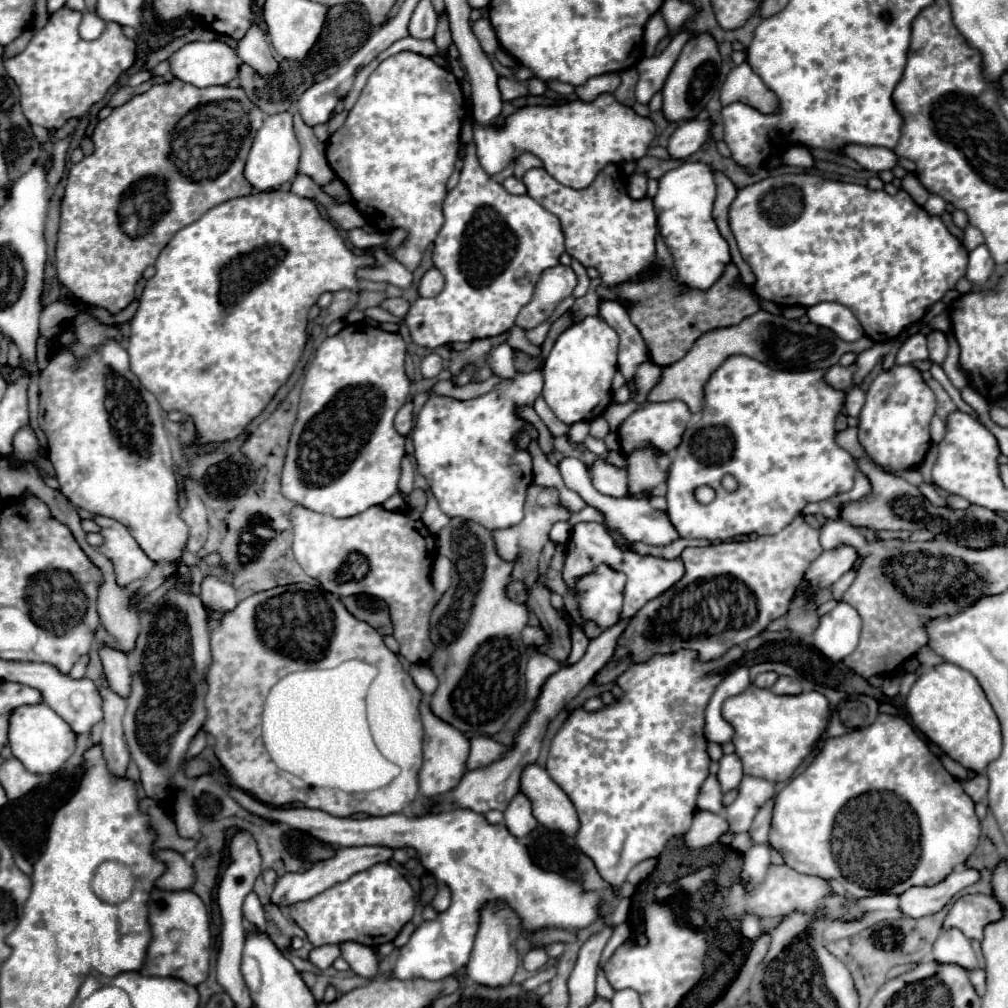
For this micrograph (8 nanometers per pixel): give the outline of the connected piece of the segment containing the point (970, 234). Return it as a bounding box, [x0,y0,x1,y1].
[963,225,983,251]

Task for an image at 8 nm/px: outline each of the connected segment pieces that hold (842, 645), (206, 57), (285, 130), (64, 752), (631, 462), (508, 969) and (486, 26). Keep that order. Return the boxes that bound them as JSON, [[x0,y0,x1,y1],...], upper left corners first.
[[813,601,861,663],[169,41,241,87],[245,113,301,191],[9,705,77,775],[627,447,671,493],[467,903,519,987],[473,19,495,43]]

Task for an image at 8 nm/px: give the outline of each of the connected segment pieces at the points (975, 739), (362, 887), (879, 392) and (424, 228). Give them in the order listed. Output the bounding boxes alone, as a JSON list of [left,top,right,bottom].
[[905,663,1001,773],[289,863,415,947],[859,365,935,471],[327,51,467,271]]

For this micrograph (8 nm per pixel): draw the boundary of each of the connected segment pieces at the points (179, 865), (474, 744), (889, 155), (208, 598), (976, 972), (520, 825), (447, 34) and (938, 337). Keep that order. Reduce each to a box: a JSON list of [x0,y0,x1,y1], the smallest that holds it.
[[153,851,195,891],[467,735,511,769],[845,145,899,171],[201,575,239,619],[969,969,985,997],[505,791,539,839],[435,13,451,57],[927,331,947,365]]

